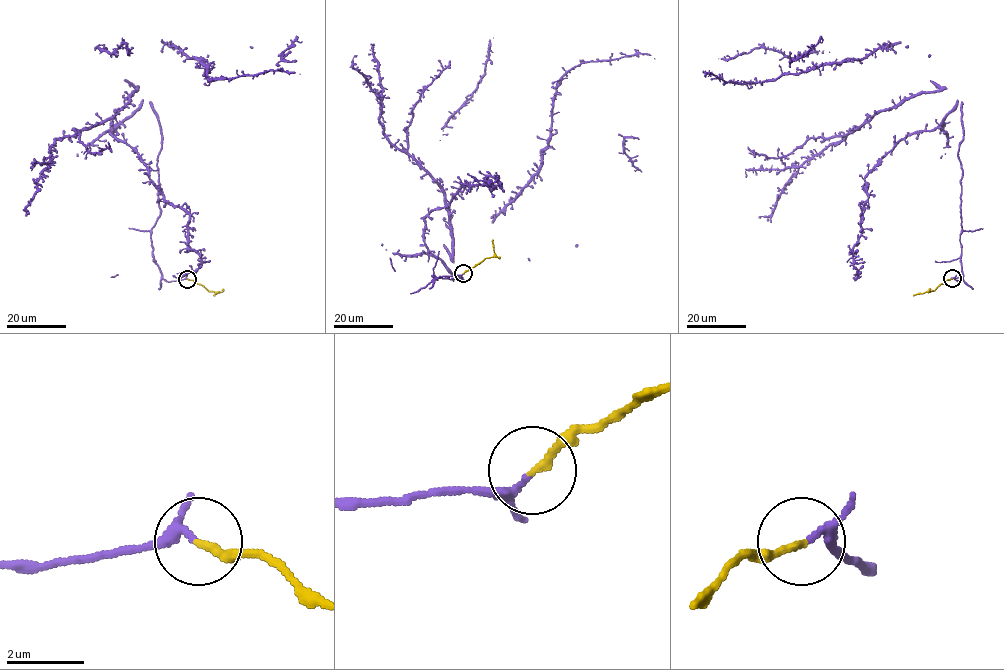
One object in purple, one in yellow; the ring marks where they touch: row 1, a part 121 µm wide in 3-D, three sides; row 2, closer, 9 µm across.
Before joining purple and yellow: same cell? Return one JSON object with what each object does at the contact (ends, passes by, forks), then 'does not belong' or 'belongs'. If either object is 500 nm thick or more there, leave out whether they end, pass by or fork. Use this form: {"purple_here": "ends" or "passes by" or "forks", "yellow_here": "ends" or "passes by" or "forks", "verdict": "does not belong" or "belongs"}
{"purple_here": "passes by", "yellow_here": "ends", "verdict": "belongs"}

